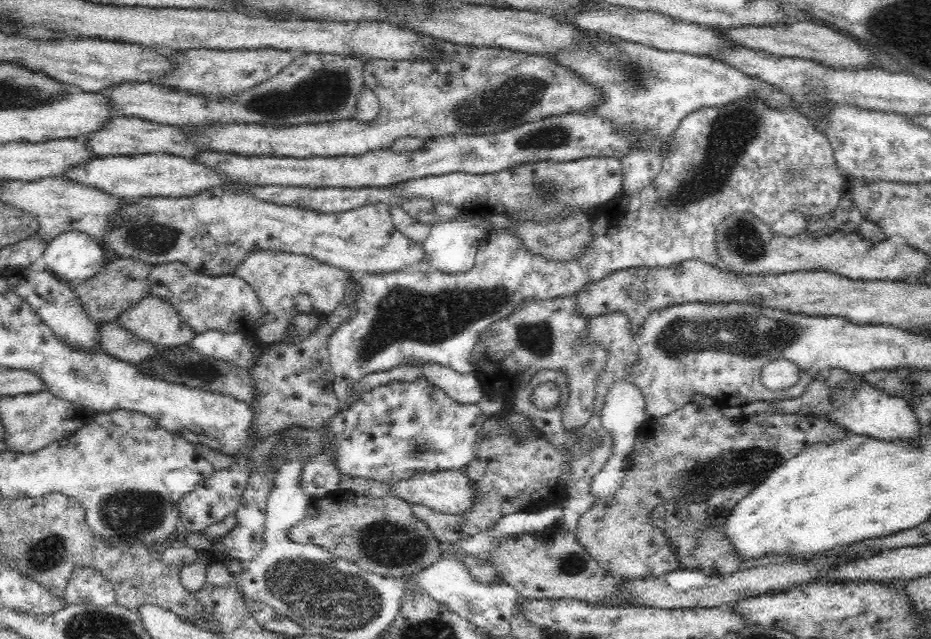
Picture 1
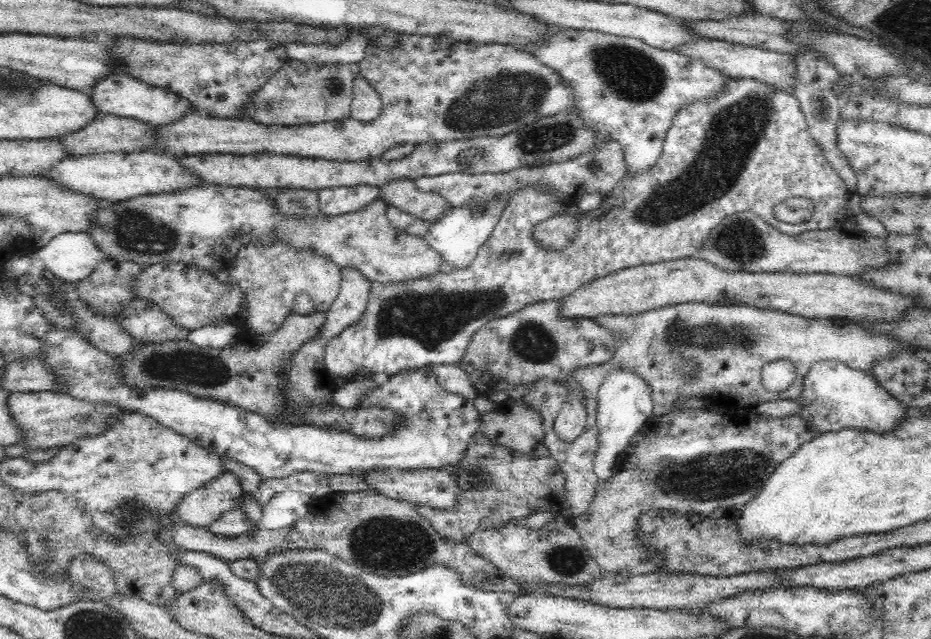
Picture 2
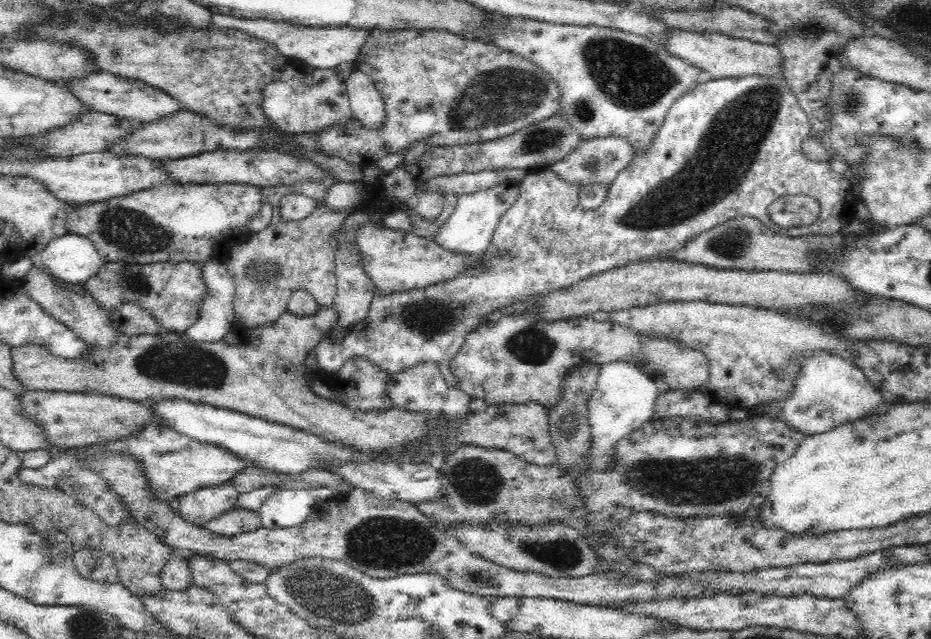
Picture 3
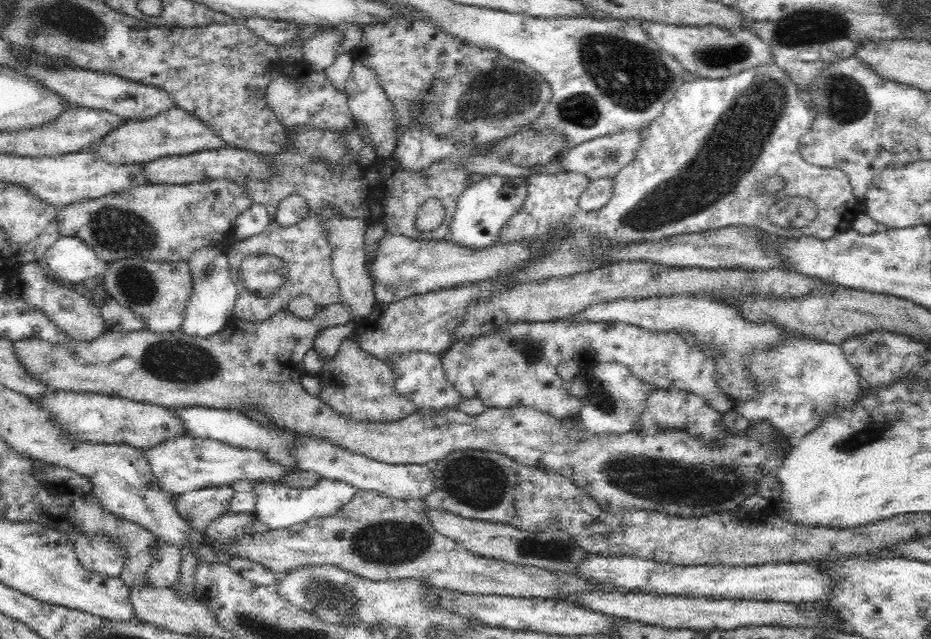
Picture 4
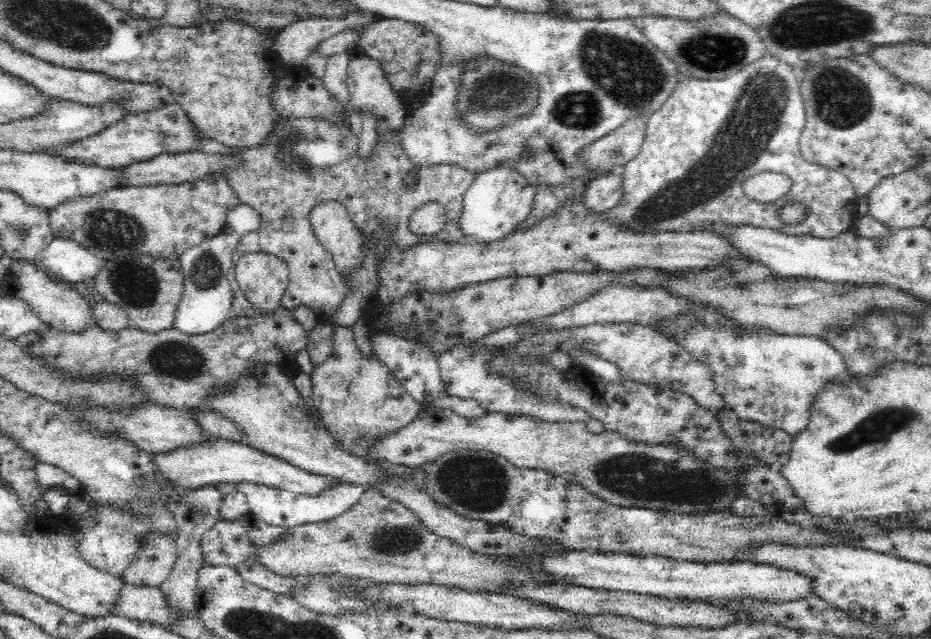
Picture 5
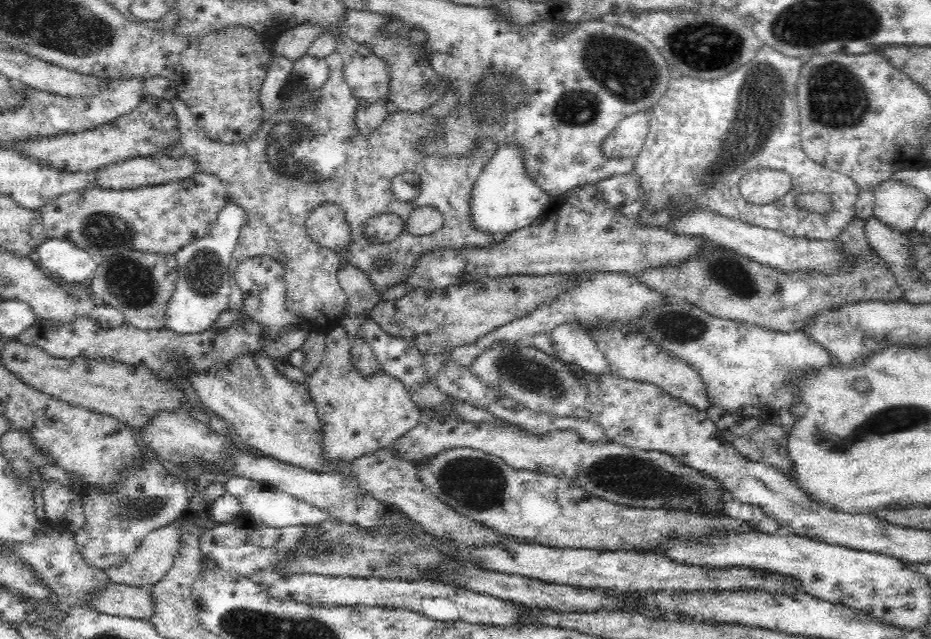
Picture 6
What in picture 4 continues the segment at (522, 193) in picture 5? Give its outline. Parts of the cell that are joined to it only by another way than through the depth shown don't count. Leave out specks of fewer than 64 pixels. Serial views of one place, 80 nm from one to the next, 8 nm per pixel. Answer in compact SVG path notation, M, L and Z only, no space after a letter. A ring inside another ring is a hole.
M489 175L475 185L465 188L458 197L446 240L470 250L496 245L496 238L500 234L500 228L504 226L504 220L508 220L508 216L512 216L512 212L516 212L520 204L524 204L526 188L523 185L524 178L510 179Z

